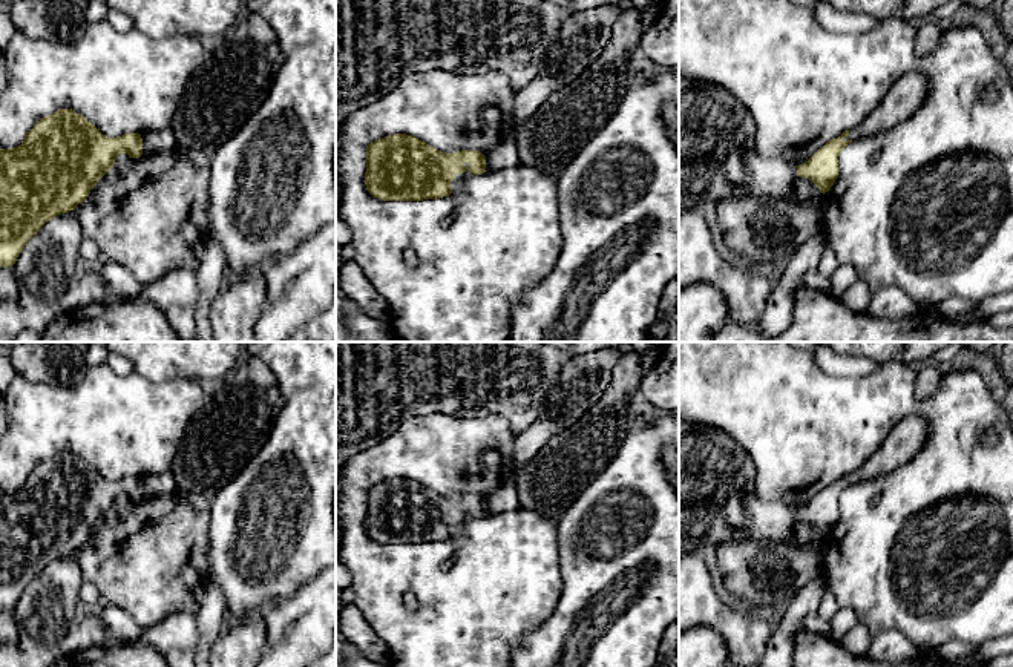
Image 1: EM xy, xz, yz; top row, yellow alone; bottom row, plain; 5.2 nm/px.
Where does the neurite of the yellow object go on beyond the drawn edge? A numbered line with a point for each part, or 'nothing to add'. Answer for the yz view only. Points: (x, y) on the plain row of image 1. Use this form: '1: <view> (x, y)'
1: yz (909, 437)

